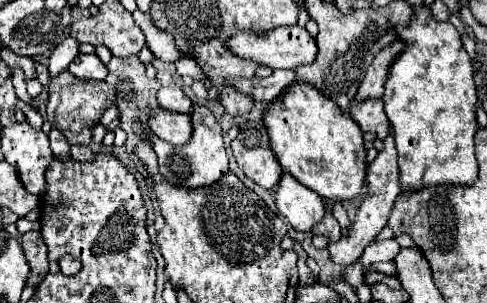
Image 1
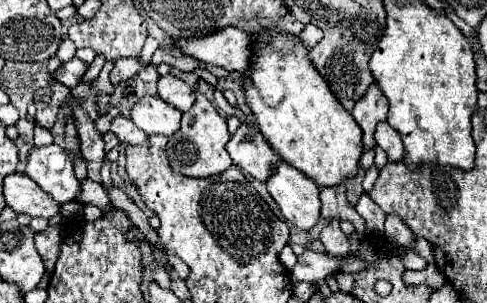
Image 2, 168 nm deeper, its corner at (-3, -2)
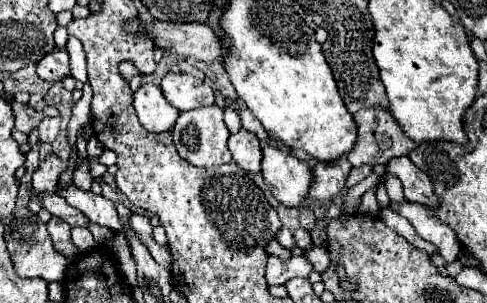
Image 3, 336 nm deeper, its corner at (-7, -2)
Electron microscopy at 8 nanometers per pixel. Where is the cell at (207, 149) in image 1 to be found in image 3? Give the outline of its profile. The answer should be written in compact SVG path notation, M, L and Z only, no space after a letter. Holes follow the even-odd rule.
M216 104L208 106L208 108L194 108L188 112L180 112L176 126L172 130L174 136L174 146L178 150L178 154L188 160L192 166L198 168L212 168L212 166L220 166L232 160L230 150L226 146L228 142L228 128L224 124L224 110Z

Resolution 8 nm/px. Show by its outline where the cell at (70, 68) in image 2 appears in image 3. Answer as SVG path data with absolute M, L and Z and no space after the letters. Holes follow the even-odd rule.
M54 48L50 54L46 54L38 64L36 64L36 74L42 80L48 82L58 82L64 76L70 76L70 64L68 64L68 52L66 48Z

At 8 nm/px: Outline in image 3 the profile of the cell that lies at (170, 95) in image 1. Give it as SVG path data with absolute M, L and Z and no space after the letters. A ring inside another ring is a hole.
M168 72L162 78L160 88L162 88L166 100L180 112L214 104L212 88L204 80L198 80L196 76L190 76L190 74Z

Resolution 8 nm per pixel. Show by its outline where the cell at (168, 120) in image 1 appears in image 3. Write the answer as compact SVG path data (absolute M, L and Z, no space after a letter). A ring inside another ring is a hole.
M142 84L134 94L134 108L140 124L148 132L168 132L176 124L178 110L166 102L162 90L152 84Z

